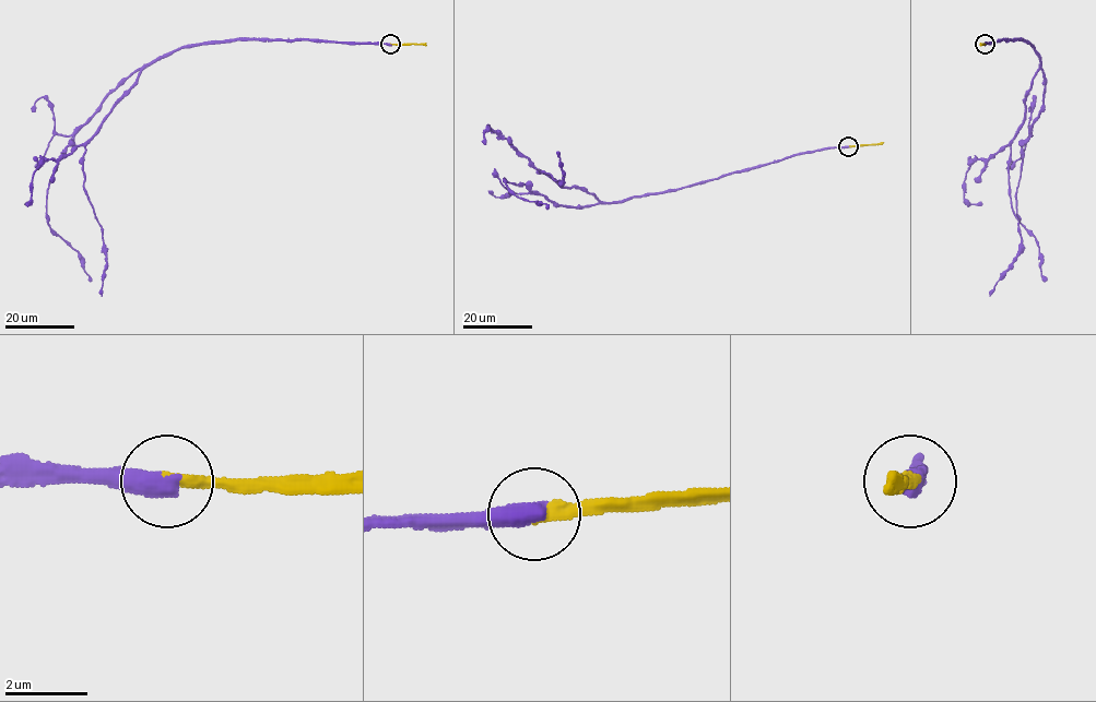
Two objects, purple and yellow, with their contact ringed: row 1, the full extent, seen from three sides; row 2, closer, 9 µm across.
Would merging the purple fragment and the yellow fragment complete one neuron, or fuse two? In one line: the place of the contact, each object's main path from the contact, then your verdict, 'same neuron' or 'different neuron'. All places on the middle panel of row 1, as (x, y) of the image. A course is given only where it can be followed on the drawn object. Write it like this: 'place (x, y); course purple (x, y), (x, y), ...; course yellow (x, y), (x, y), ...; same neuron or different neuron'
place (848, 146); course purple (847, 146), (802, 152), (676, 189), (593, 204), (556, 206), (525, 183), (504, 178), (517, 195), (548, 207); course yellow (847, 146), (884, 142); same neuron

